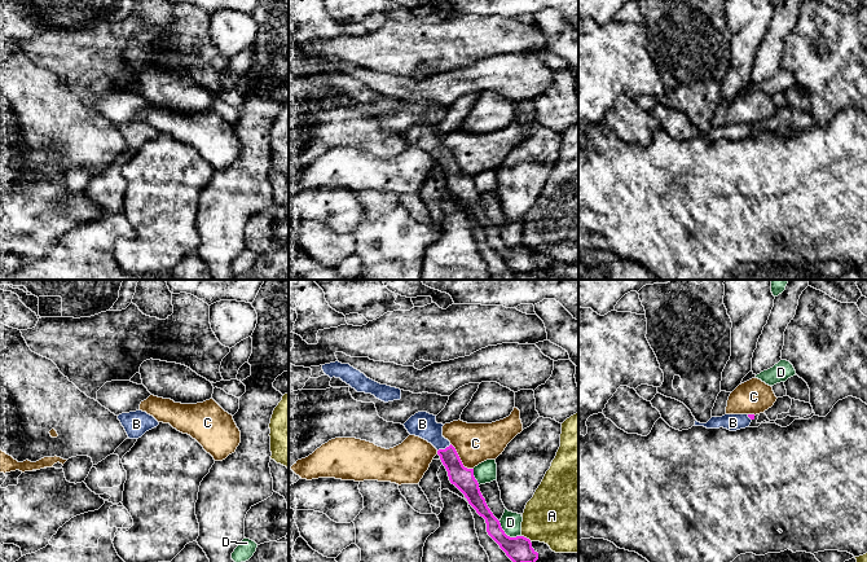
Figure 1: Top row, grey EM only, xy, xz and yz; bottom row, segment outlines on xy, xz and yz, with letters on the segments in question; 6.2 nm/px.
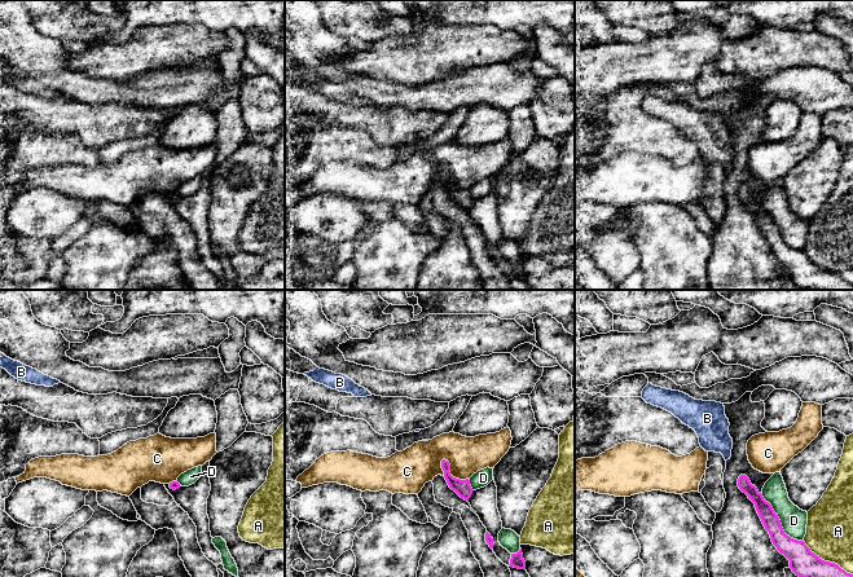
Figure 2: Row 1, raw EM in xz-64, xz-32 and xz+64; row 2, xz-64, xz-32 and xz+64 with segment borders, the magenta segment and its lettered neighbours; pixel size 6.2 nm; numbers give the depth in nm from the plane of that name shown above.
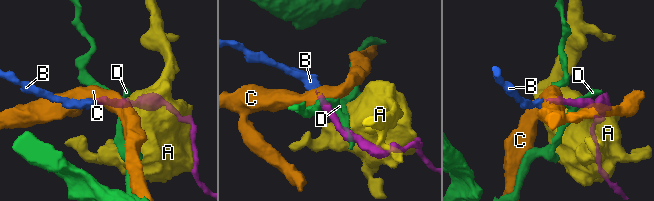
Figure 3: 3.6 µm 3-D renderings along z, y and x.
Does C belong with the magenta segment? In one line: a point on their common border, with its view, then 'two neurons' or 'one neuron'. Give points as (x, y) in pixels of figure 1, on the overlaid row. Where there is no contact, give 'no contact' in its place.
xz (460, 459) | two neurons

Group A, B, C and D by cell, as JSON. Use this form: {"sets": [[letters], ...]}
{"sets": [["A"], ["B"], ["C"], ["D"]]}

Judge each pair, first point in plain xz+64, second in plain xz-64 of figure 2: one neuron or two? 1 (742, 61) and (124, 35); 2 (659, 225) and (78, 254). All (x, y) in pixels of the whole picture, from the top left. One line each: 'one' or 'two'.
1: two
2: one

